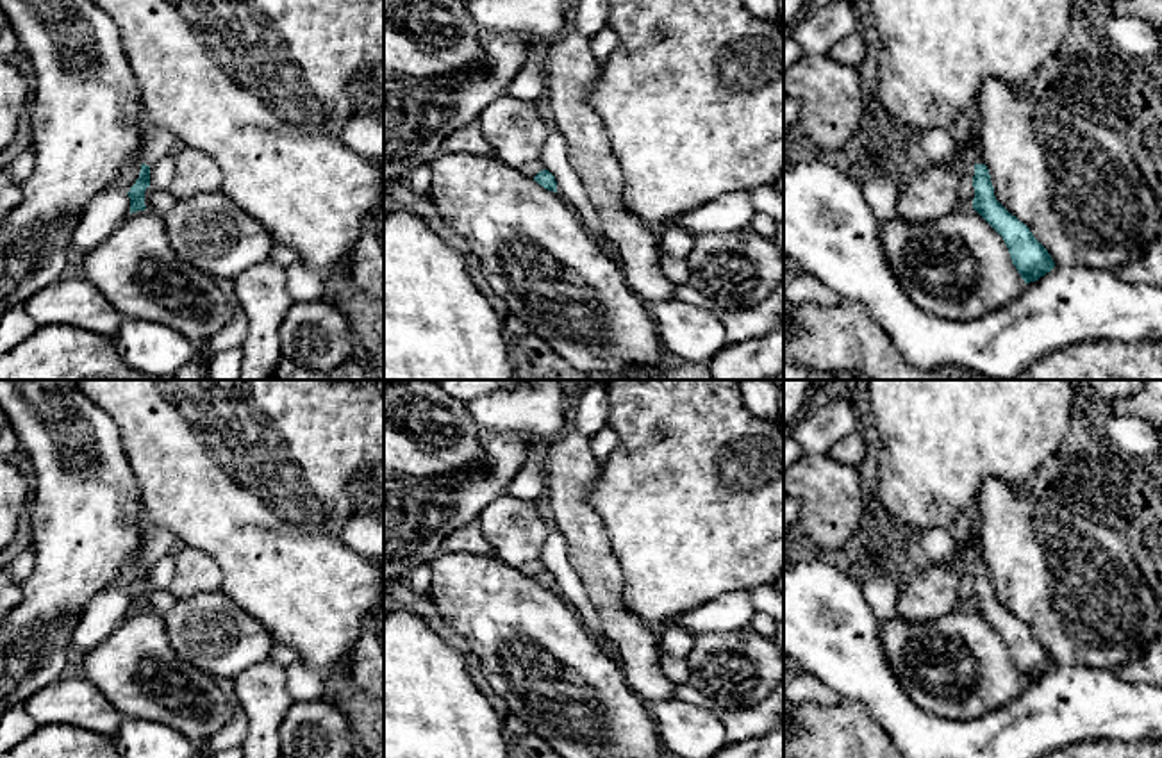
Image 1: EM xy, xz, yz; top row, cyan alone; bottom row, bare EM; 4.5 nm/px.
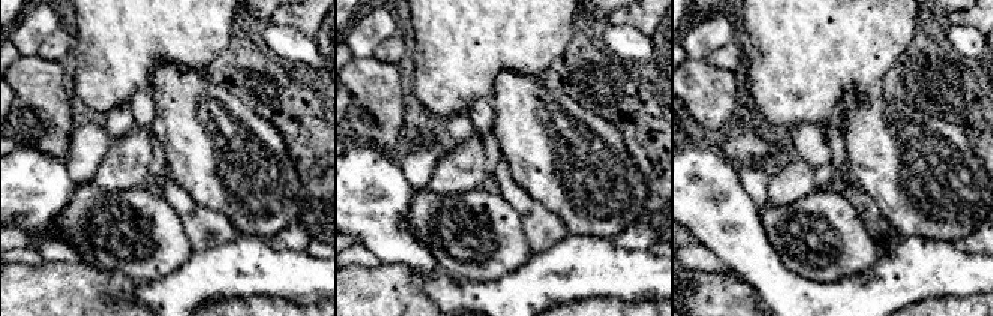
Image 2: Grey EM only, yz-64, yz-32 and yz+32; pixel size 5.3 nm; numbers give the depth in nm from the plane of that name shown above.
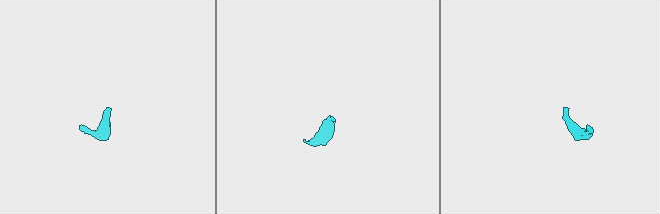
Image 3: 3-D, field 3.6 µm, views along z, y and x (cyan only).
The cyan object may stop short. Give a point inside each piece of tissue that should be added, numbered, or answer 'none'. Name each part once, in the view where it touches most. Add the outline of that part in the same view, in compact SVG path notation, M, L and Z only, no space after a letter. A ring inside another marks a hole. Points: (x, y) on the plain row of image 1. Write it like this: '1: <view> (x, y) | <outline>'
1: xy (156, 541) | M145 523L141 535L141 564L152 565L178 548L177 537L162 526Z

